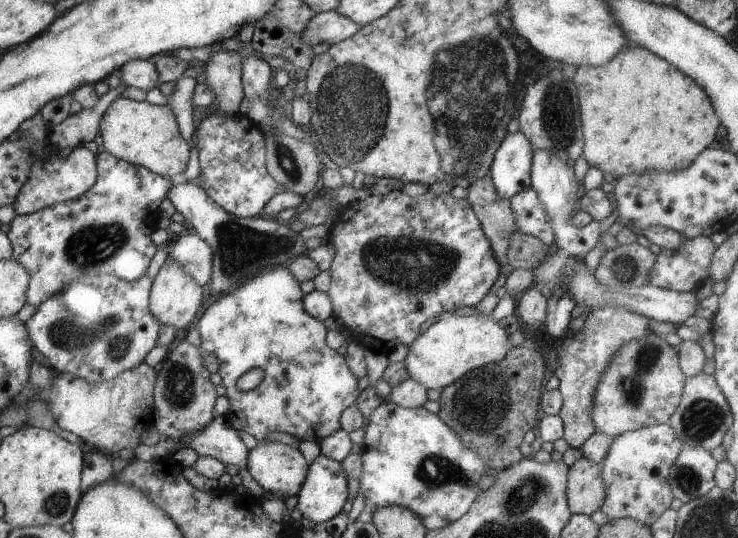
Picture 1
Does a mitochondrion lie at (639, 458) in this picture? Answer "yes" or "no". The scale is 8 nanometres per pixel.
no

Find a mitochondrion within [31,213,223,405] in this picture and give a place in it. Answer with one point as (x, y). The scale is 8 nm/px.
(66, 334)

